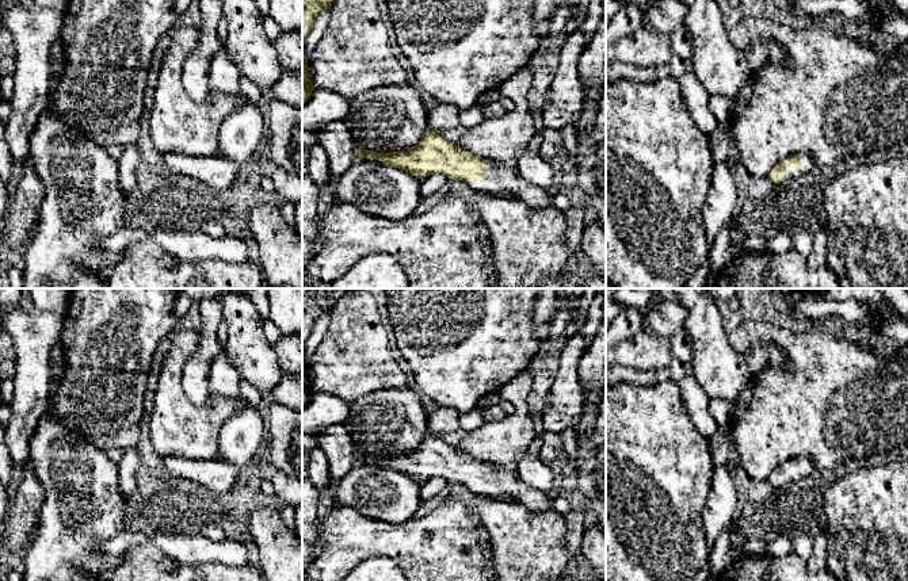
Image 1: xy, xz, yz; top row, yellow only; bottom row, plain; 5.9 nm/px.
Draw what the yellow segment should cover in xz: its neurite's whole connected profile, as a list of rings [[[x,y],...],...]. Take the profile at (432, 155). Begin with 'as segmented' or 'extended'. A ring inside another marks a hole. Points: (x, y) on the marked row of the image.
extended | [[[430,129],[423,134],[420,142],[408,150],[377,153],[374,150],[356,148],[355,154],[356,158],[378,160],[384,164],[389,164],[420,177],[442,173],[449,179],[465,181],[476,192],[516,198],[531,209],[541,210],[554,207],[552,202],[552,194],[542,190],[538,184],[524,180],[518,169],[512,169],[496,163],[487,163],[482,157],[459,149],[455,142],[445,139],[436,131]]]

